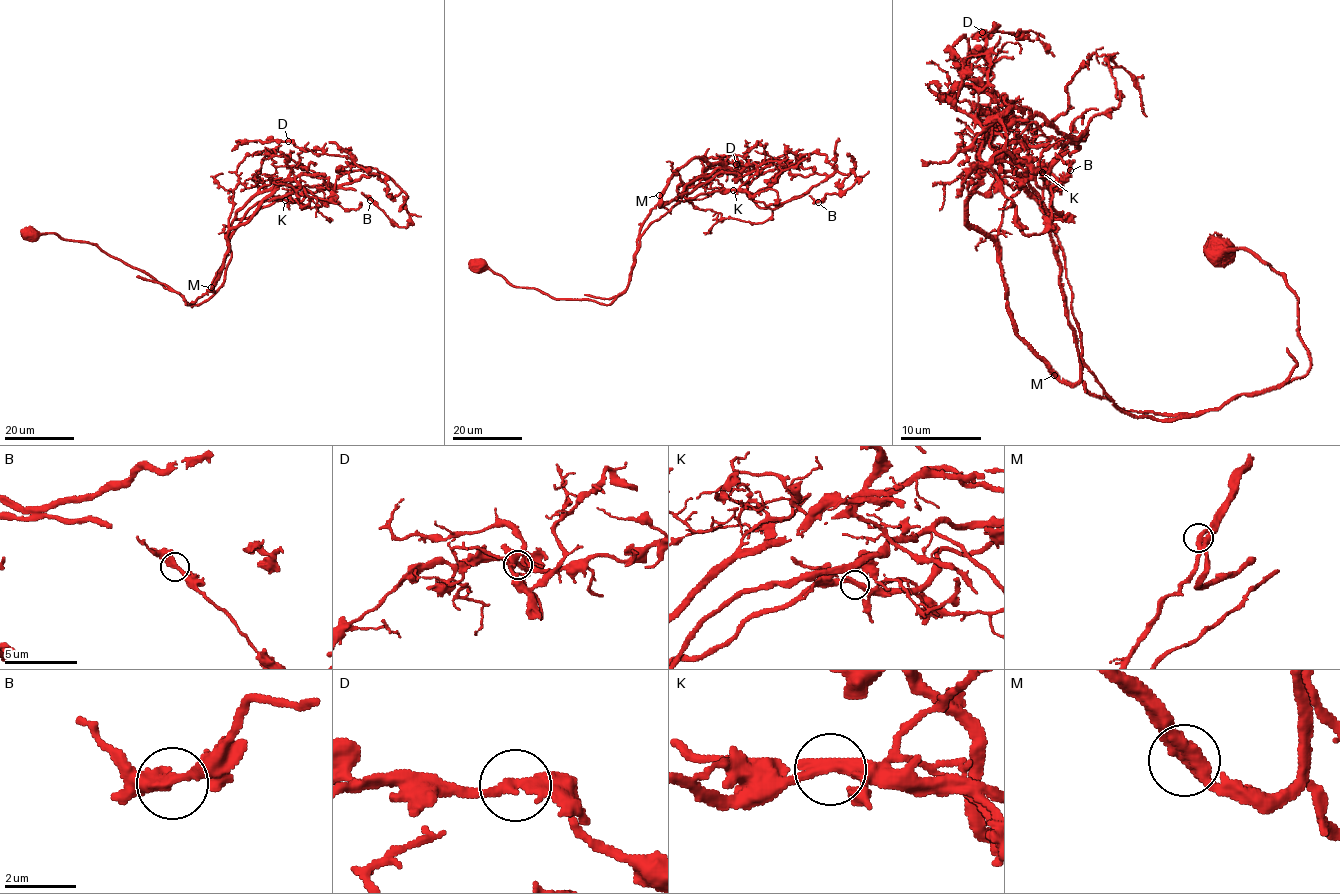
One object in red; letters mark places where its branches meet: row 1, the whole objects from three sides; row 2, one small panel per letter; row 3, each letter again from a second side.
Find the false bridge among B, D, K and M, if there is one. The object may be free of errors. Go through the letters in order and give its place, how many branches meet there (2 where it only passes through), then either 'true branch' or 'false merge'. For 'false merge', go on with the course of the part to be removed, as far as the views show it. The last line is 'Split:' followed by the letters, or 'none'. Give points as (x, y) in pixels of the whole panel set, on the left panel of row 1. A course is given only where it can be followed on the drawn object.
B: at (370, 200); 2 branches meet; true branch
D: at (288, 141); 2 branches meet; true branch
K: at (285, 200); 2 branches meet; false merge; foreign part runs (285, 200), (274, 200), (232, 221), (230, 260), (224, 282), (201, 304), (191, 306), (163, 284), (137, 276)
M: at (211, 287); 2 branches meet; true branch
Split: K

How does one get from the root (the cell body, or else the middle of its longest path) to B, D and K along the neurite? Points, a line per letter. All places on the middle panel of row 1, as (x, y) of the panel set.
B: (480, 265), (610, 304), (680, 194), (754, 195), (796, 162), (854, 168), (818, 202)
D: (480, 265), (556, 299), (610, 304), (637, 240), (680, 194), (754, 195), (801, 165), (736, 164)
K: (480, 265), (556, 299), (610, 304), (626, 288), (637, 240), (680, 194), (733, 189)

